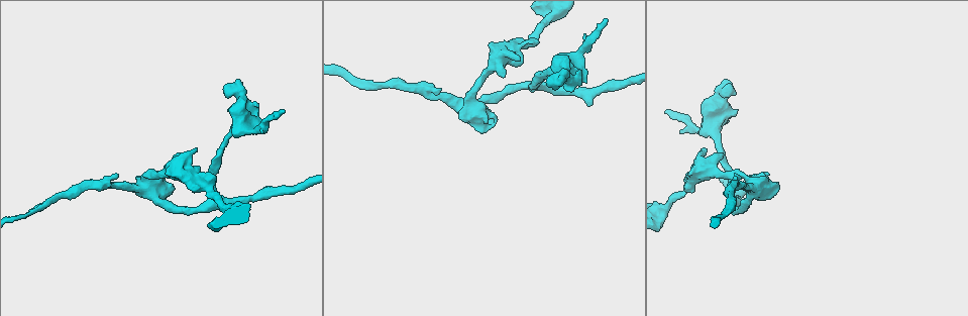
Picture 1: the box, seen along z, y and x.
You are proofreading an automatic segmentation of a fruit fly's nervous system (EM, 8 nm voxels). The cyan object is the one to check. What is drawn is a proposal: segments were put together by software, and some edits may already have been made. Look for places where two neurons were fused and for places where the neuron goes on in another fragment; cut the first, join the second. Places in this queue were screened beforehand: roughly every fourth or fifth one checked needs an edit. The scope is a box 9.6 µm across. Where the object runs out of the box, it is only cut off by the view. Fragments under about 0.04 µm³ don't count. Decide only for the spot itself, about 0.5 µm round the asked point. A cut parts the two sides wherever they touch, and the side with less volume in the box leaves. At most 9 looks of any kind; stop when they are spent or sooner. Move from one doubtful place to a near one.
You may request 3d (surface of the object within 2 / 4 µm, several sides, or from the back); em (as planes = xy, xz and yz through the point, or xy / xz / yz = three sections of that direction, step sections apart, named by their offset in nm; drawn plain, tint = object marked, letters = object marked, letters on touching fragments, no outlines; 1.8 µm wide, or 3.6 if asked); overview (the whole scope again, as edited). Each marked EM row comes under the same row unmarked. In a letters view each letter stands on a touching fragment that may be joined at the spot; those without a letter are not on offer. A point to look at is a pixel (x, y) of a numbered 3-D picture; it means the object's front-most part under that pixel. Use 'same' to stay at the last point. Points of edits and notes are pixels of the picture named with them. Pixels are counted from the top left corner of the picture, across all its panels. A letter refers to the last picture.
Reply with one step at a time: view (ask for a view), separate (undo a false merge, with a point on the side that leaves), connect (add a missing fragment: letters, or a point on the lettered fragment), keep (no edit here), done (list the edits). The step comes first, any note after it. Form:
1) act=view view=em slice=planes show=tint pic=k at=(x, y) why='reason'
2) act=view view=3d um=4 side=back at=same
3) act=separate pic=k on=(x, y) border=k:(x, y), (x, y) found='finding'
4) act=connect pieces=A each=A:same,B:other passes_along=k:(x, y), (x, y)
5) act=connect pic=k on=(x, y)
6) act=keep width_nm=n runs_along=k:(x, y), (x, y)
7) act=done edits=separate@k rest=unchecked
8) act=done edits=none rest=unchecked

act=view view=em um=3.6 slice=planes show=letters pic=1 at=(172, 169) why='calibre changes'

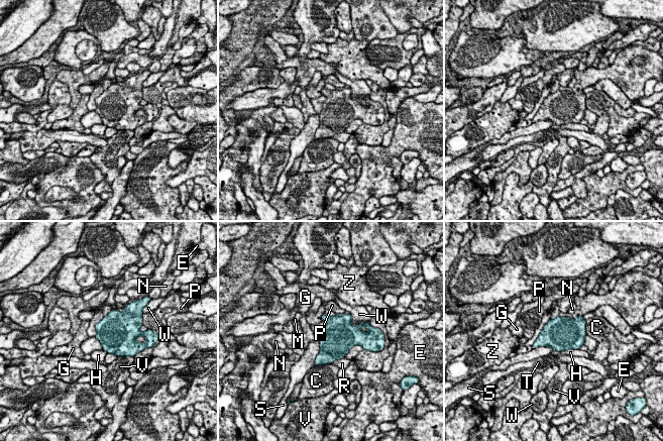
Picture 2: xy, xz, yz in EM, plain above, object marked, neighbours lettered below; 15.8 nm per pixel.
act=keep each=C:other,E:other,G:other,H:other,M:other,N:other,P:other,R:other,S:other,T:other,V:other,W:other,Z:other border=2:(320, 340), (320, 350), (313, 364) found='continuous, no second neuron'

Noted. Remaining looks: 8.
act=view view=3d um=2 side=back pic=1 at=(716, 119) why='sudden change in width'

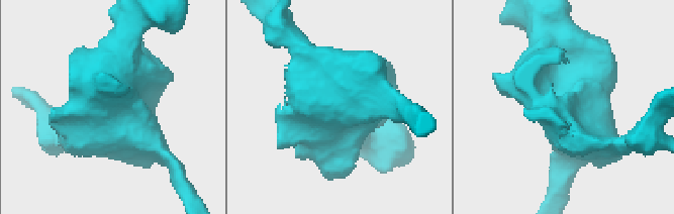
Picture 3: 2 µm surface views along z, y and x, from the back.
act=view view=em slice=xy step=4 show=tint pic=3 at=(566, 108)

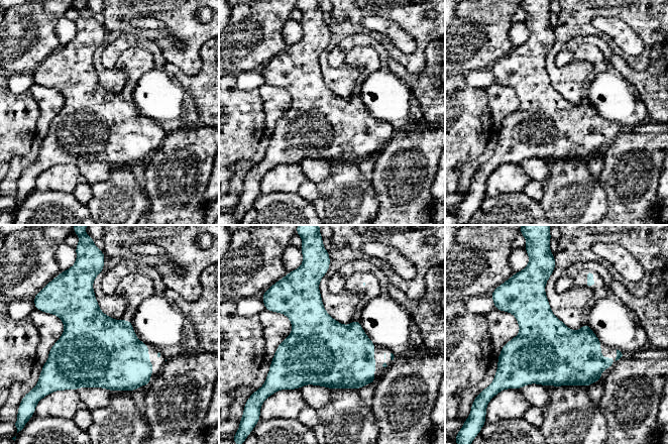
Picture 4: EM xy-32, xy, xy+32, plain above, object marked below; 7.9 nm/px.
act=view view=em slice=planes show=letters at=same why='another direction'

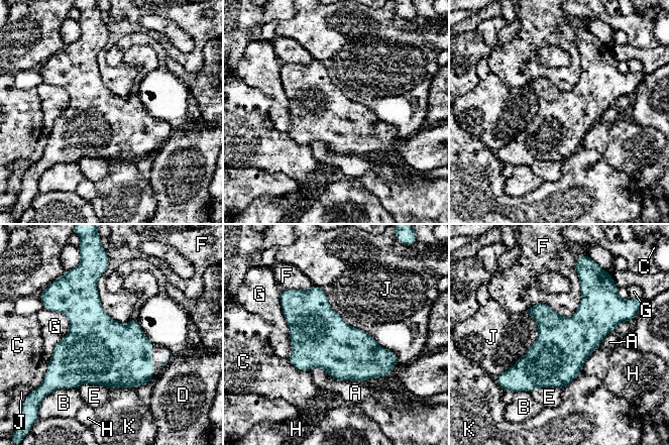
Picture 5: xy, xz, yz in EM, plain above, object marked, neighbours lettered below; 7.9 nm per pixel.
act=keep width_nm=440 each=A:other,B:other,C:other,D:other,E:other,F:other,G:other,H:other,J:other,K:other border=5:(576, 269), (572, 315), (525, 311) found='all the same neuron'

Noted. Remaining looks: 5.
act=view view=em slice=planes show=letters pic=1 at=(283, 109) why='an open end'

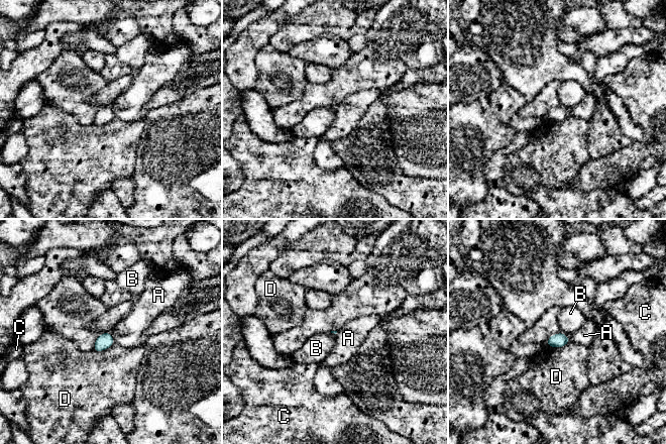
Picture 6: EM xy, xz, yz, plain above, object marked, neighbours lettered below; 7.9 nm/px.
act=keep each=A:other,B:other,C:other,D:other border=6:(109, 331), (102, 333) found='no lettered fragment goes on from it'

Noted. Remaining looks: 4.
act=view view=3d um=4 pic=1 at=(440, 95) why='narrows sharply'

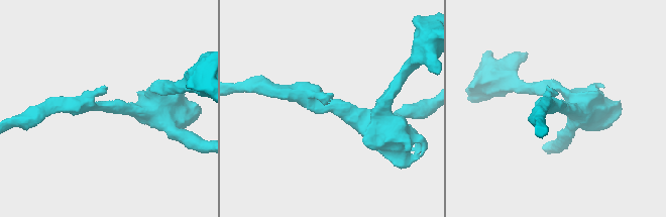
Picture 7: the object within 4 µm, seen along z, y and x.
act=view view=em slice=xz step=8 show=tint pic=7 at=(560, 103) arm_widths_nm=280,400 why='need the tissue'

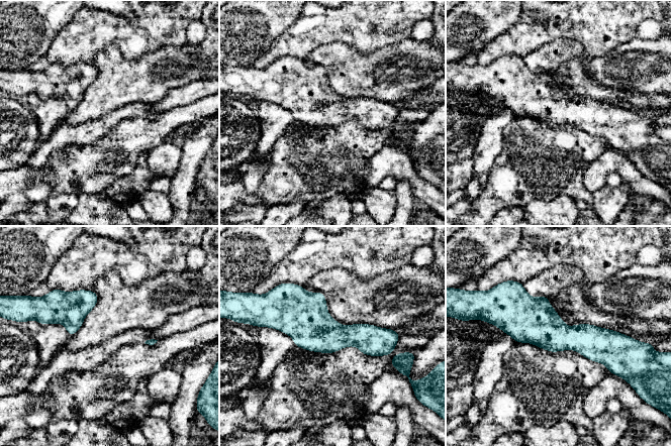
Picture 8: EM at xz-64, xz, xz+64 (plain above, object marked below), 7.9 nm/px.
act=view view=em slice=planes show=letters at=same

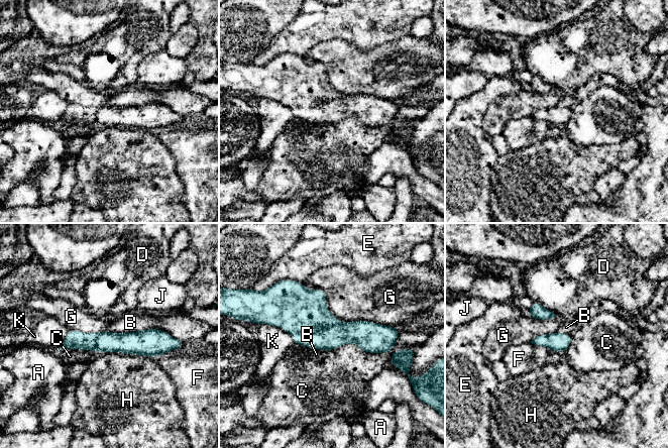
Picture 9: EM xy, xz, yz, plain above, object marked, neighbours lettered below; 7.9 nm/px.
act=keep each=A:other,B:other,C:other,D:other,E:other,F:other,G:other,H:other,J:other,K:other runs_along=9:(166, 341), (70, 342), (63, 347) found='continuous, no second neuron'

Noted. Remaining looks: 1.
act=done edits=none rest=unchecked

